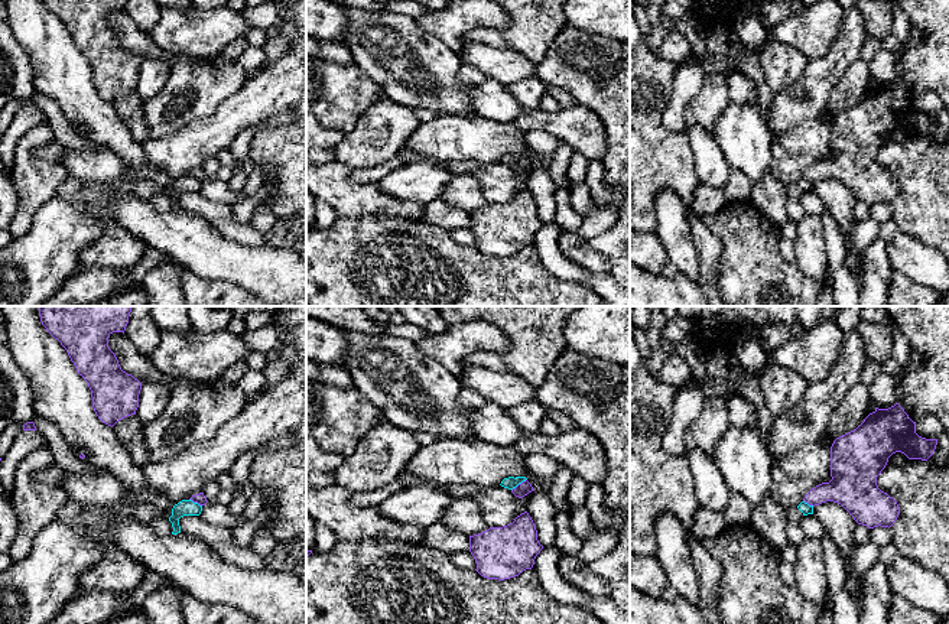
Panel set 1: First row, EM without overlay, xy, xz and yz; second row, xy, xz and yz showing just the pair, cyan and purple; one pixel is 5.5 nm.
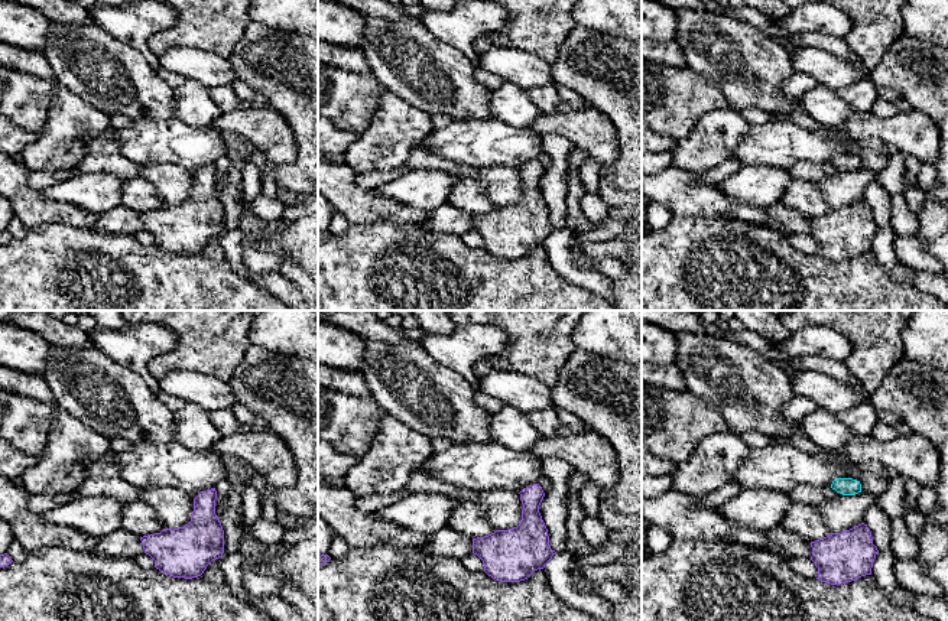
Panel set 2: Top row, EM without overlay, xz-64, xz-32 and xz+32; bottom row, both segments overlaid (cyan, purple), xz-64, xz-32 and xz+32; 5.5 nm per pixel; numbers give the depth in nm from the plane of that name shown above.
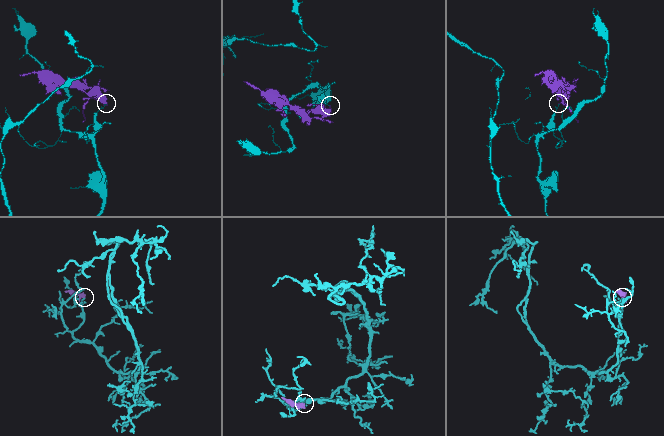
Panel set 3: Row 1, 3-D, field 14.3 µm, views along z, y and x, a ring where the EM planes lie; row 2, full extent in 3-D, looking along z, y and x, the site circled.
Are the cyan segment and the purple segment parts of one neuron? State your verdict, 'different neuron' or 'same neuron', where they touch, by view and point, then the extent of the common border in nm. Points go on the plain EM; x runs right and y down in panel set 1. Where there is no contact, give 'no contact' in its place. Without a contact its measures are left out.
different neuron | xz (519, 159) | 110 nm

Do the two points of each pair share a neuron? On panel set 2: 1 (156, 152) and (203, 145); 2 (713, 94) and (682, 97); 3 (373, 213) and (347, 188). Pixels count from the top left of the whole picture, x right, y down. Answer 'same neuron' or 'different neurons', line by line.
1: same neuron
2: same neuron
3: same neuron

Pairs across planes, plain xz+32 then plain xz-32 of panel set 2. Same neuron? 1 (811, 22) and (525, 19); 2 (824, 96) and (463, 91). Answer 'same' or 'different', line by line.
1: different
2: different

